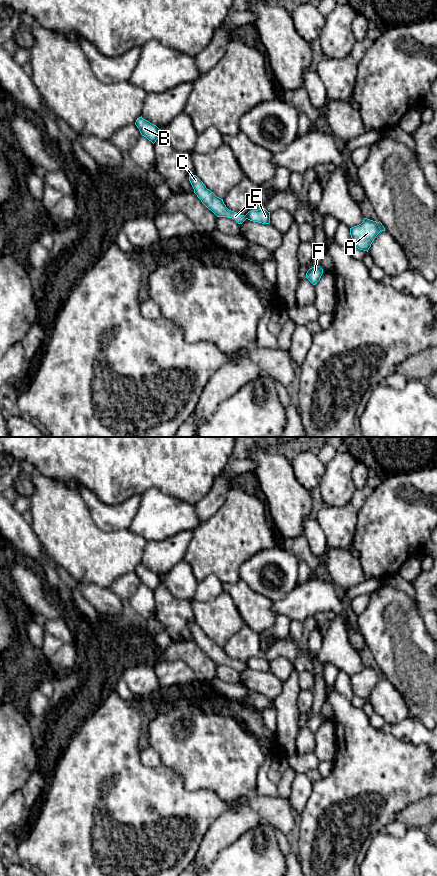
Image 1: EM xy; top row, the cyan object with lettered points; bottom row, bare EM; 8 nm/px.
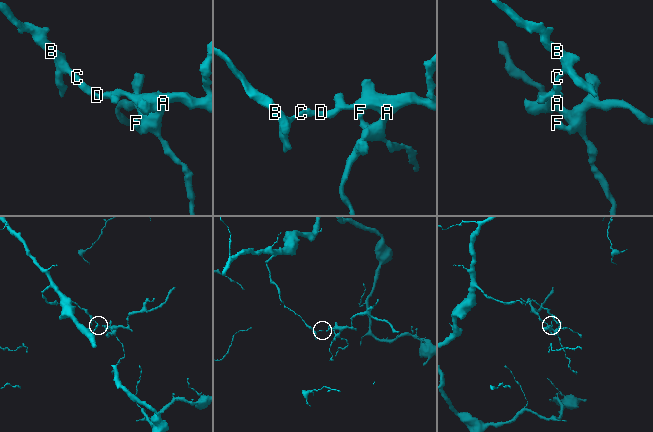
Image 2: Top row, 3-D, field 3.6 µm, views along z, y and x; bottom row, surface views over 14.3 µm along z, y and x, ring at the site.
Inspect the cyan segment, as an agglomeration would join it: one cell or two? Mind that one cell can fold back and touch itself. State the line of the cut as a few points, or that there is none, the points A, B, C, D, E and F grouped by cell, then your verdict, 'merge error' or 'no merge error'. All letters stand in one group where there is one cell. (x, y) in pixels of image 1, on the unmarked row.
cut xy (244, 664), (246, 666); groups A E F / B C D; merge error

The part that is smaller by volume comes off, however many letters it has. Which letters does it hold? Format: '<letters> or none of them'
A, E, F

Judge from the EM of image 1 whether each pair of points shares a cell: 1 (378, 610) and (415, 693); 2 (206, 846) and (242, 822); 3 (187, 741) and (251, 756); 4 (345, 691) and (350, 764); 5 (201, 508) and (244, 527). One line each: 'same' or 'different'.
1: same
2: same
3: same
4: different
5: different

